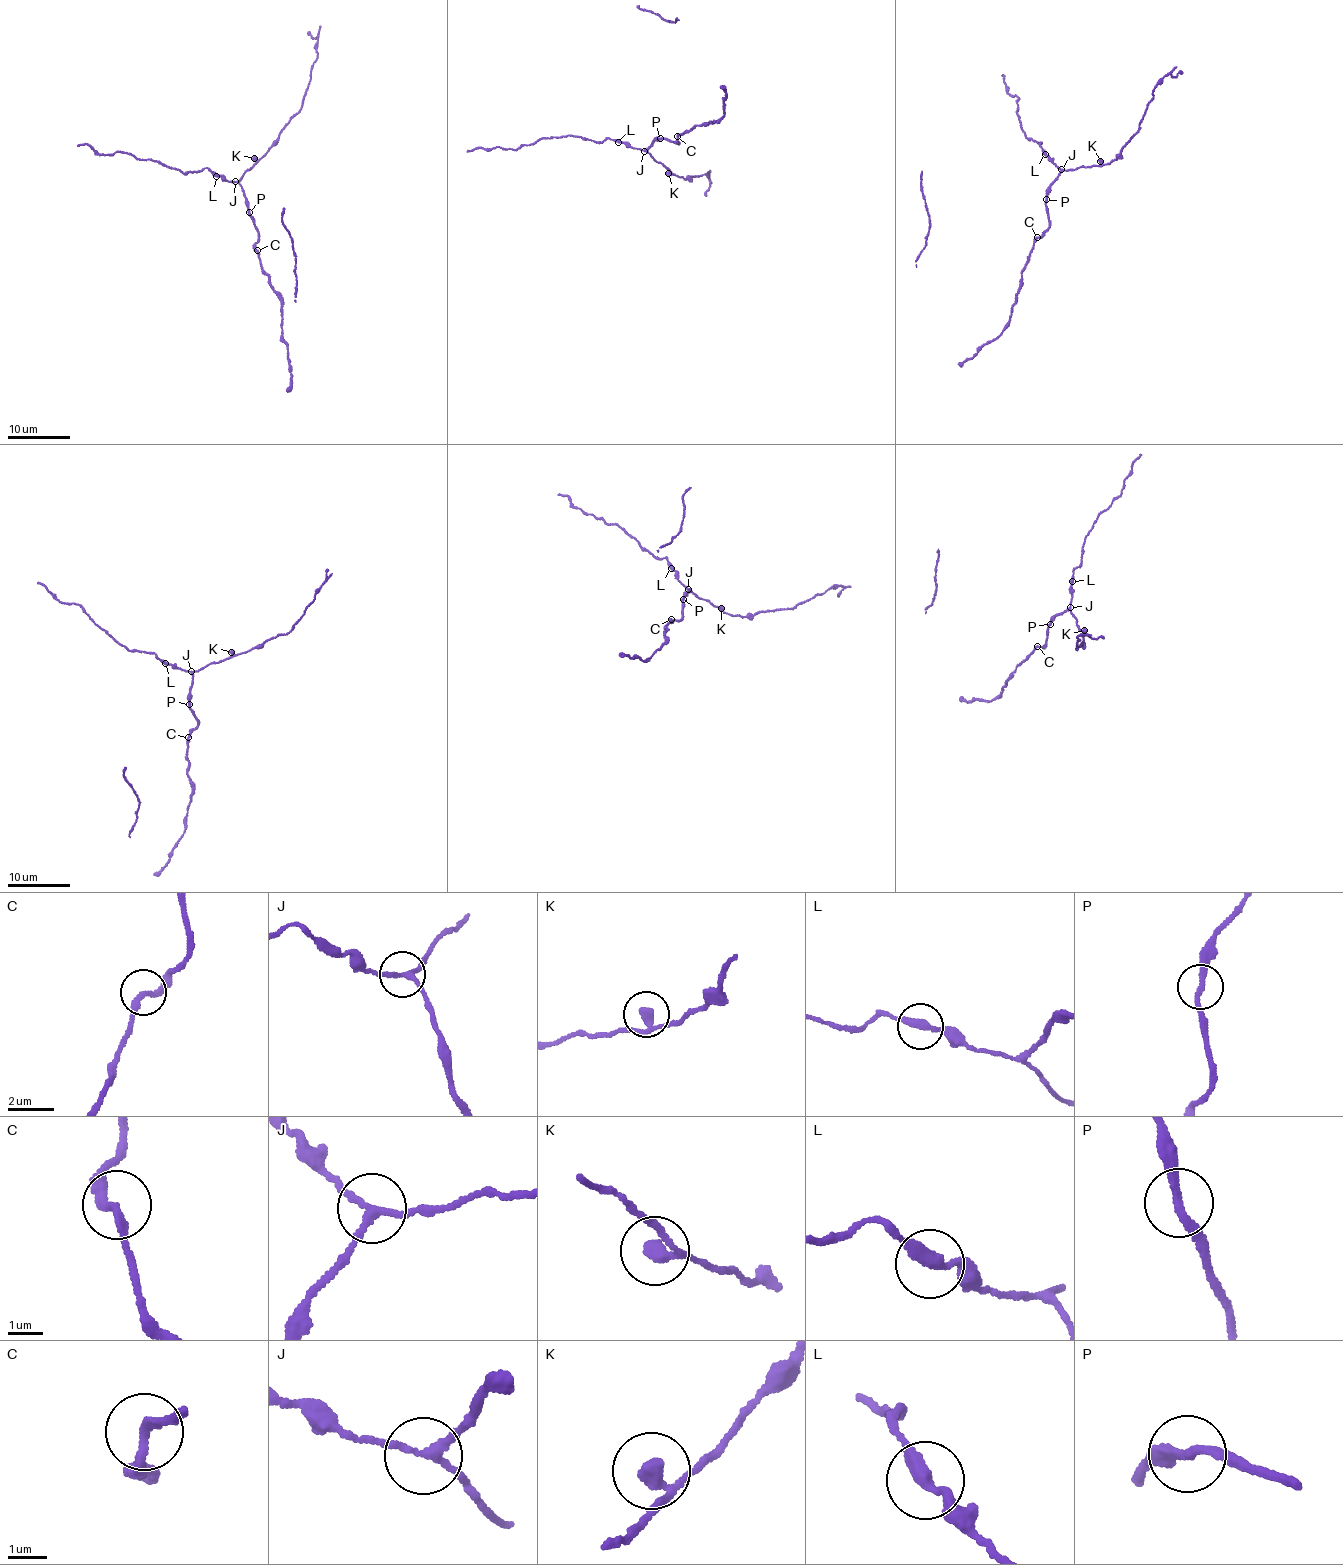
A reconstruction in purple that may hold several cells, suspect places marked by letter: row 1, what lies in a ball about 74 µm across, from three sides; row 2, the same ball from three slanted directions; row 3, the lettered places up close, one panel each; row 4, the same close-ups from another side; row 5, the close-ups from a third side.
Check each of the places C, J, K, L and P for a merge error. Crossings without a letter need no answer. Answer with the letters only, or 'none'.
none

